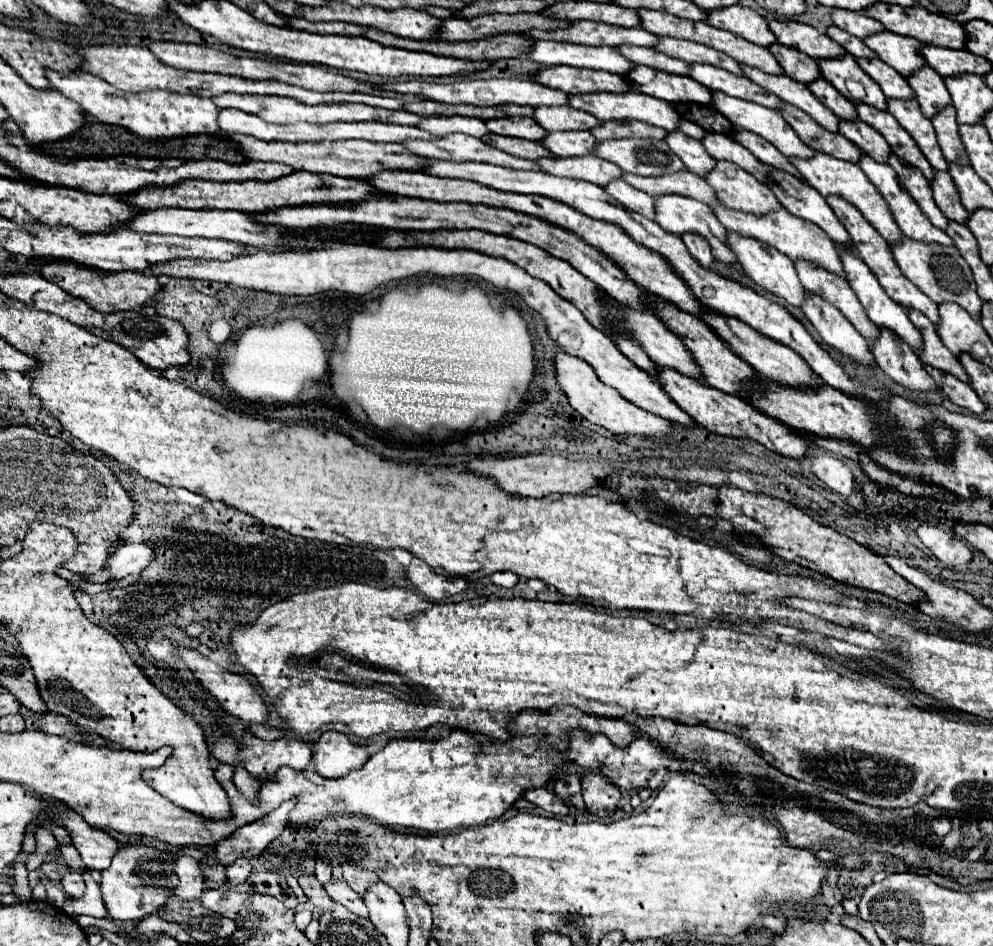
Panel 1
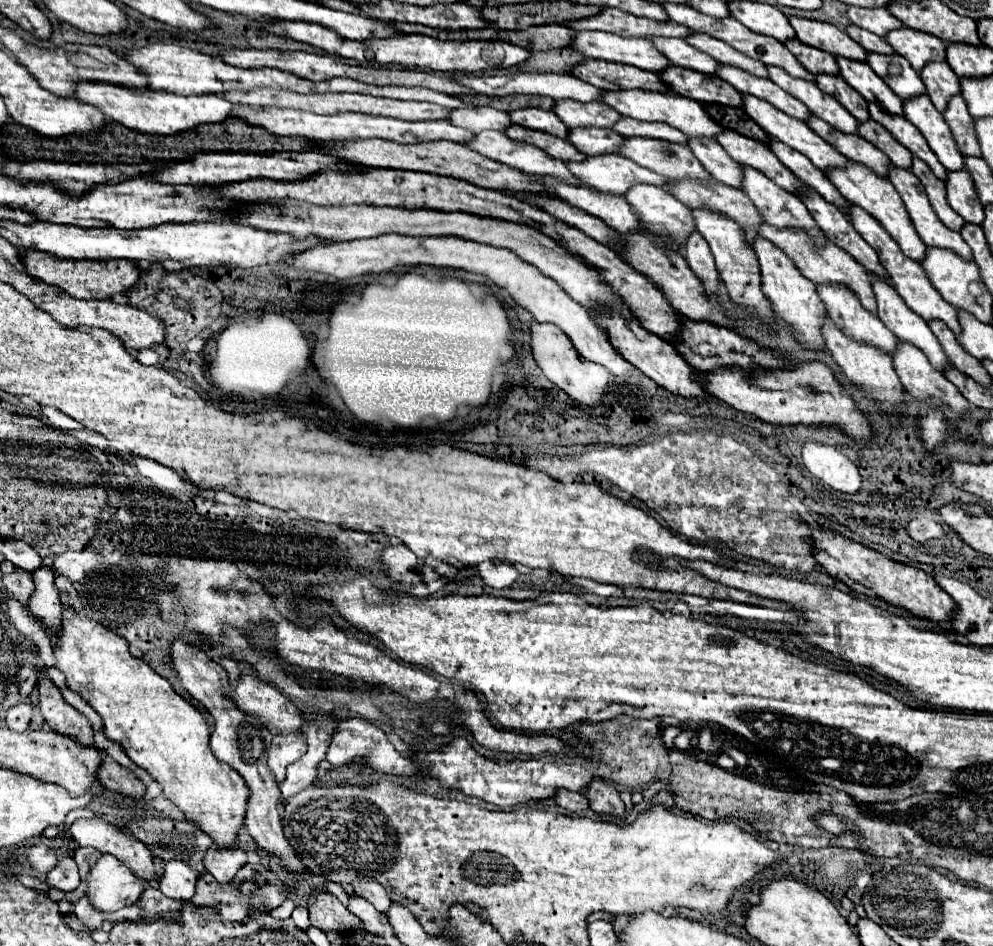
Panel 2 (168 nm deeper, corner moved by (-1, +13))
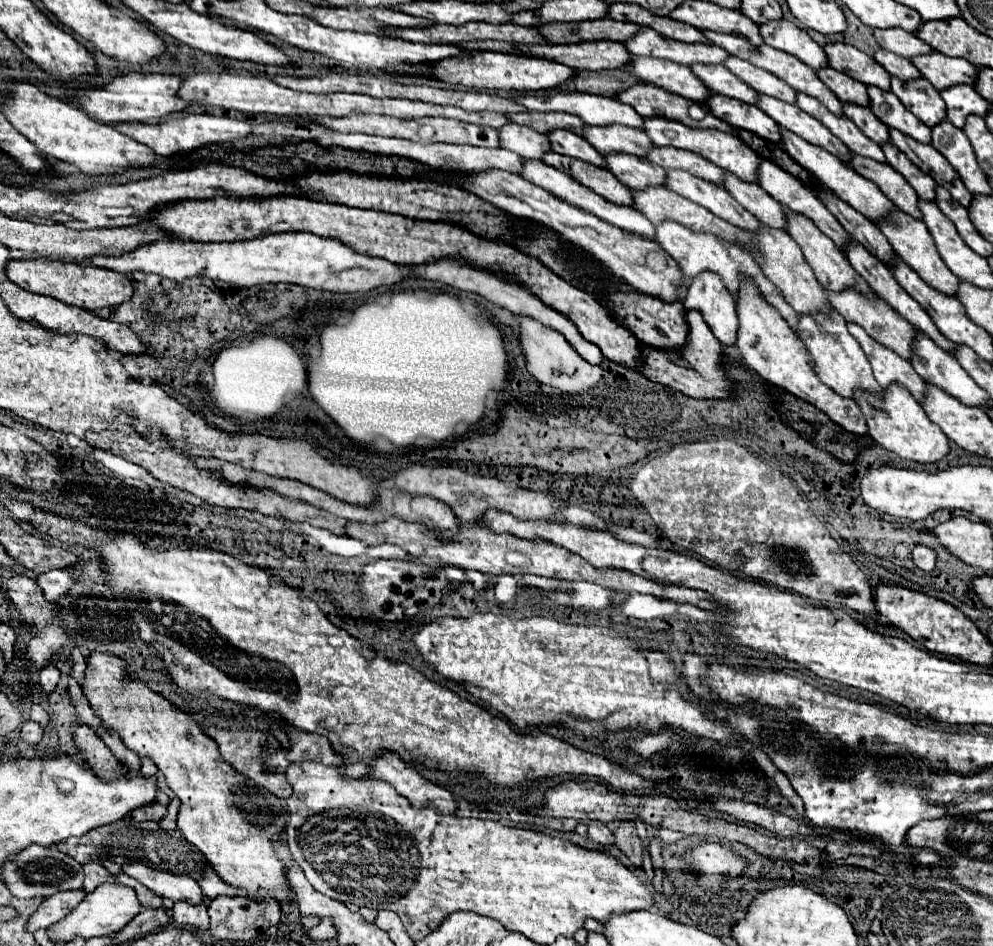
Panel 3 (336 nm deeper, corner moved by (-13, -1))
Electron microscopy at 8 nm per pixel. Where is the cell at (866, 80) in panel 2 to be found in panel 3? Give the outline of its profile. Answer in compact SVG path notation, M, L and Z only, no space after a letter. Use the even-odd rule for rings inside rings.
M868 86L868 96L872 112L886 126L900 130L918 142L930 142L930 128L924 122L920 122L912 112L908 112L892 92L878 90L878 86Z

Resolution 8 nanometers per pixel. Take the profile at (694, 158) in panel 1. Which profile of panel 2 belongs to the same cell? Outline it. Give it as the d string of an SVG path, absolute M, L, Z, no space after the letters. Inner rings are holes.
M690 140L690 150L716 180L732 188L742 188L742 166L716 140Z

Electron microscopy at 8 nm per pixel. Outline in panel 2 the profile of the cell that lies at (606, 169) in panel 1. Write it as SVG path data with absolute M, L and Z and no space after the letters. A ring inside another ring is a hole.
M620 154L588 156L586 162L568 164L568 168L570 172L574 172L574 176L594 186L596 190L610 192L616 196L624 196L636 184L652 184L662 190L666 190L670 184L668 178L650 172Z

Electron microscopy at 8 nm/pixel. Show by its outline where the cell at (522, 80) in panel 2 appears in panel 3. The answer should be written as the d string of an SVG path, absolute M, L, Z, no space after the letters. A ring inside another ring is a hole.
M558 92L554 96L518 96L518 104L526 106L526 110L538 112L568 112L582 118L590 126L608 126L608 124L624 124L632 128L642 128L642 116L636 114L628 104L620 100L584 94L584 92Z

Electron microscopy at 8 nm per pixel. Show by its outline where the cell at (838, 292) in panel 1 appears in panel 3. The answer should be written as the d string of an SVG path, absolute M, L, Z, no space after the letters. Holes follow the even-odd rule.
M848 322L848 332L862 346L868 362L872 364L874 378L882 388L886 388L890 382L900 382L914 394L916 400L922 400L924 380L918 376L918 372L912 370L910 360L906 360L906 358L894 354L890 348L878 344L874 338L870 338L866 334L866 330L862 330L862 326L858 326L854 322Z

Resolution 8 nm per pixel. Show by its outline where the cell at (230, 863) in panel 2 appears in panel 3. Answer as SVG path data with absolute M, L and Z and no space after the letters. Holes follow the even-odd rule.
M208 868L206 874L202 876L200 888L204 890L204 894L208 898L214 898L214 896L236 896L238 894L238 888L222 882L222 878L218 878L218 874L212 868Z

